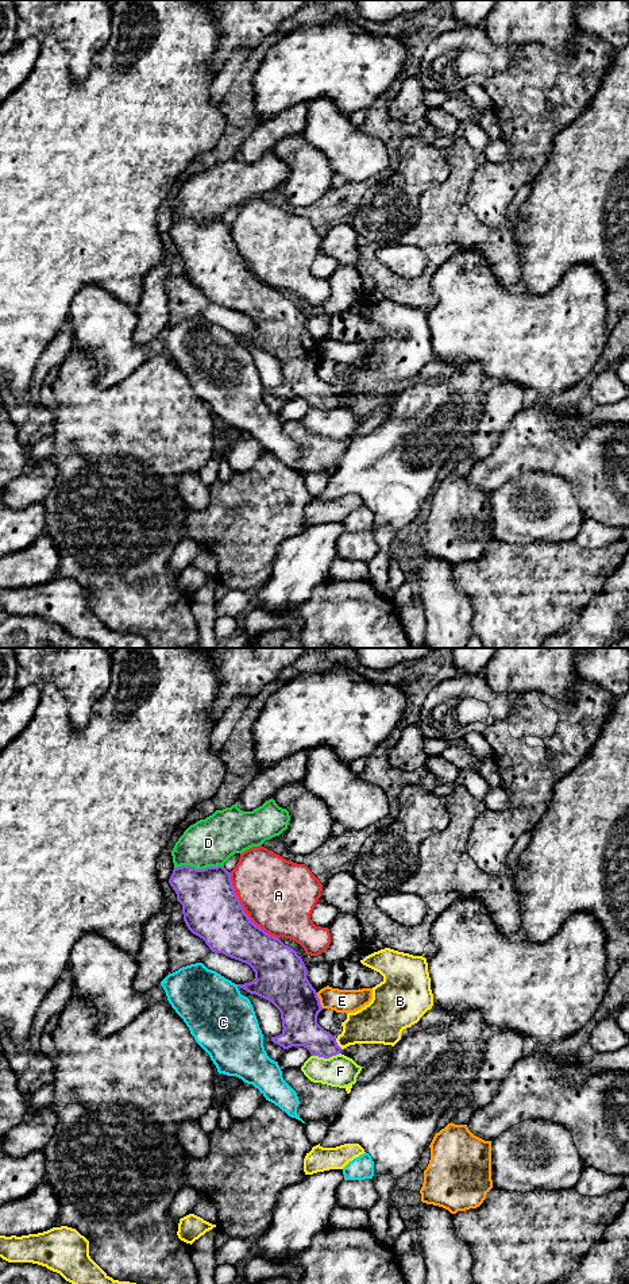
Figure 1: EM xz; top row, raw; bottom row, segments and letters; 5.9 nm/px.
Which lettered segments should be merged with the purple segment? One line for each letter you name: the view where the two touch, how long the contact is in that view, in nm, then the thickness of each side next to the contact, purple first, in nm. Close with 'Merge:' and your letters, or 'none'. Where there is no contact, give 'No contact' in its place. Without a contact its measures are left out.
Merge: none

